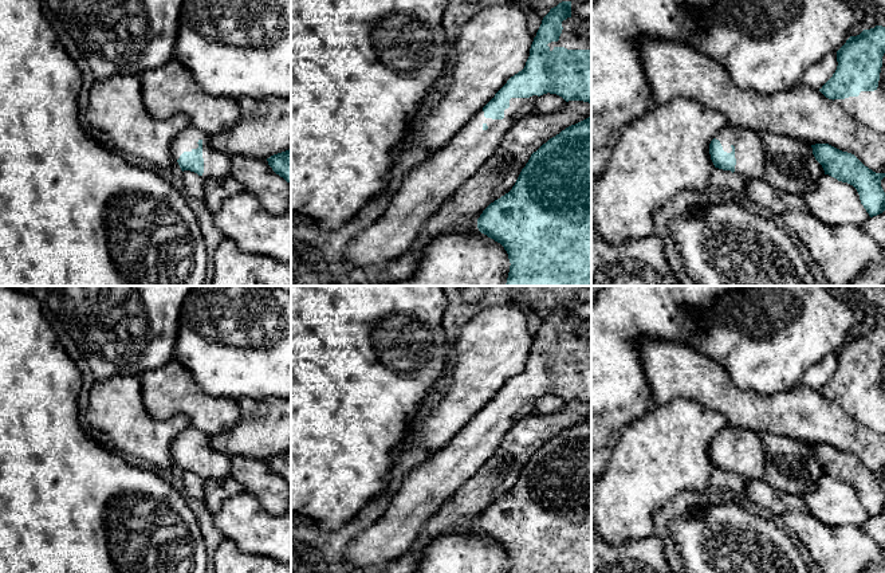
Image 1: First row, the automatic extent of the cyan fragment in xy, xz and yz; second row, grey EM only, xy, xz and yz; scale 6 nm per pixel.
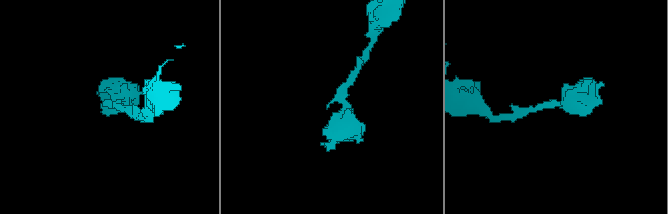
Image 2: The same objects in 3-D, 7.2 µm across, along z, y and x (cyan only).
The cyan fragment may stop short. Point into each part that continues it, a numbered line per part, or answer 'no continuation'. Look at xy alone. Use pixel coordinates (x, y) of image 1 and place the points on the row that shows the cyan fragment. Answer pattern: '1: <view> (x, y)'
1: xy (216, 164)

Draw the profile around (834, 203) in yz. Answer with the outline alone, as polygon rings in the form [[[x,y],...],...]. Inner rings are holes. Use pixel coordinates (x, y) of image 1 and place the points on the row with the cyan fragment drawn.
[[[823,174],[811,192],[802,195],[809,212],[827,225],[850,224],[858,227],[870,216],[861,204],[857,189]]]

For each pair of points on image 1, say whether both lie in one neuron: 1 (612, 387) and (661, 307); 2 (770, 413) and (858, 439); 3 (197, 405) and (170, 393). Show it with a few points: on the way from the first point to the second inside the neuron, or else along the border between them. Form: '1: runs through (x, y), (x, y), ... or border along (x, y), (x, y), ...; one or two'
1: runs through (612, 365), (612, 348), (640, 320); one
2: runs through (791, 413), (806, 413), (837, 428); one
3: runs through (191, 400), (177, 393); one

